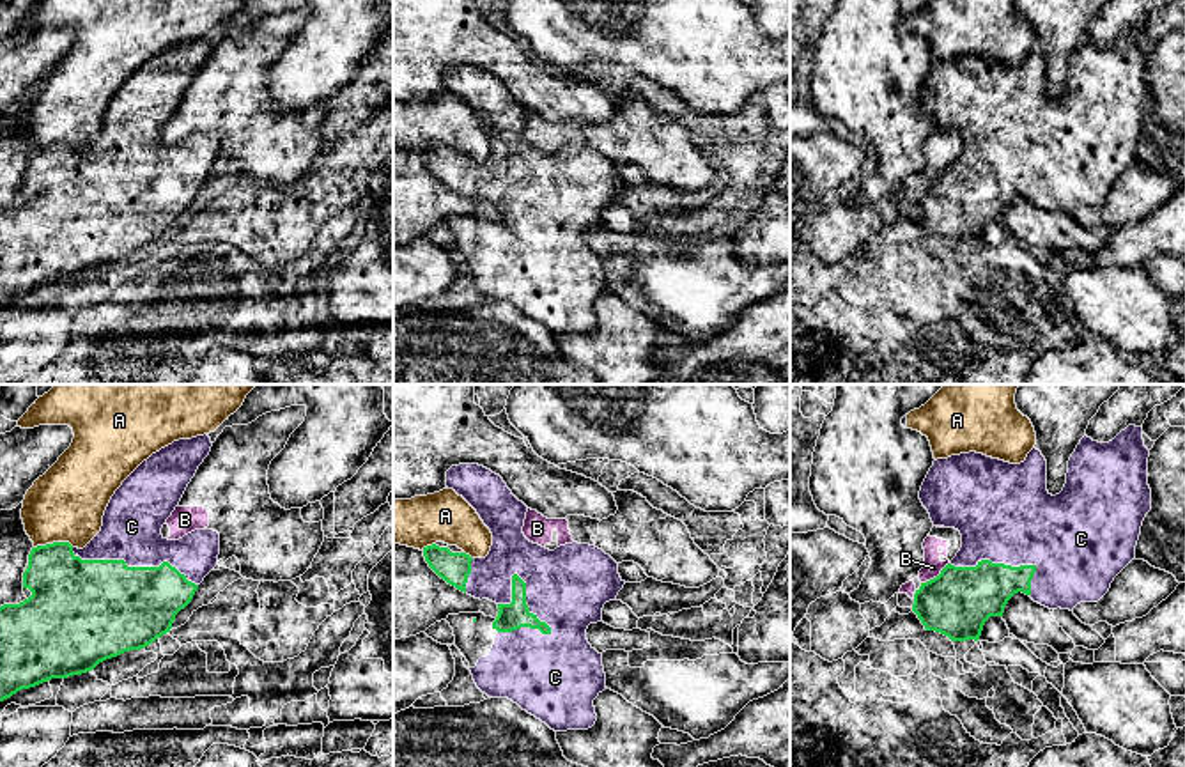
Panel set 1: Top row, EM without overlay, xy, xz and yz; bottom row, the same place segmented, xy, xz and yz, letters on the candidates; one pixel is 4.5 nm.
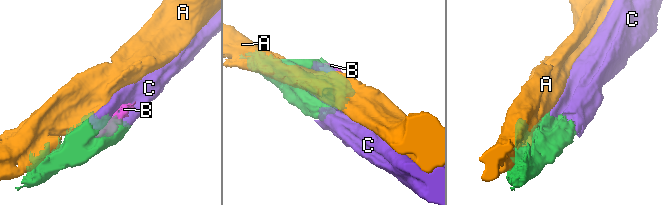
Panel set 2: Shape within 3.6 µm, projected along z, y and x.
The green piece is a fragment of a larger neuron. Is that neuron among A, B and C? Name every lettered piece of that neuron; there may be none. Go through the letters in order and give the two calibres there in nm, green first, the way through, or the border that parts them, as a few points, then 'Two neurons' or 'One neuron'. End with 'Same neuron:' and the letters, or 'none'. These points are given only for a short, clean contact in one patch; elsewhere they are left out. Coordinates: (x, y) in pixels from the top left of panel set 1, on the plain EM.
A: Thickness 340 nm (green) against 340 nm. Two neurons
B: Thickness 300 nm (green) against 90 nm. Two neurons
C: Thickness 130 nm (green) against 360 nm. One neuron
Same neuron: C

